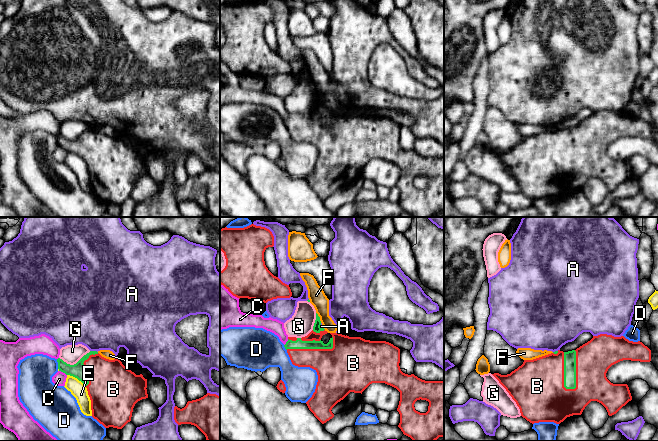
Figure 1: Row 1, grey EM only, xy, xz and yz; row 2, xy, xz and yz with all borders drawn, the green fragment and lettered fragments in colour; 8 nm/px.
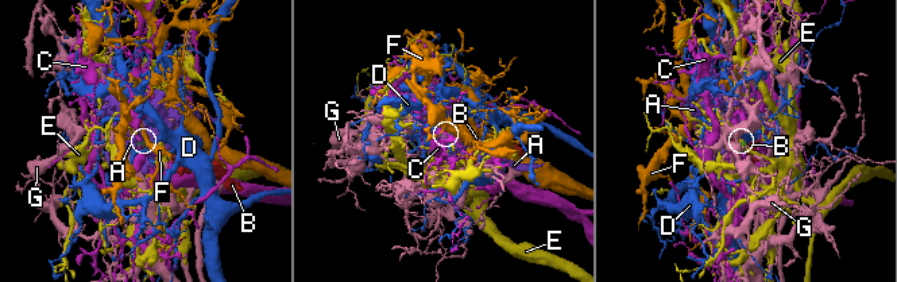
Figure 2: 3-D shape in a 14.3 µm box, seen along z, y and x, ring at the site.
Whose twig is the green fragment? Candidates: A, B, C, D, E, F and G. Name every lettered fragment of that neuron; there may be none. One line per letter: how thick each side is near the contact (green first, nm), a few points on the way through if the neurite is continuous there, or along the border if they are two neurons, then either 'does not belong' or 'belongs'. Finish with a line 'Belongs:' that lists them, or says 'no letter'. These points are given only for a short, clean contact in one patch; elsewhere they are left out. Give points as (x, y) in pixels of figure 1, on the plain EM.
A: 120 nm thick on the green side, 460 nm on the other; does not belong
B: 100 nm thick on the green side, 320 nm on the other; belongs
C: 120 nm thick on the green side, 110 nm on the other; does not belong
D: 120 nm thick on the green side, 280 nm on the other; border along xy (56, 135), (58, 144); does not belong
E: 120 nm thick on the green side, 120 nm on the other; does not belong
F: 60 nm thick on the green side, 140 nm on the other; border along xz (316, 88), (321, 98); does not belong
G: 120 nm thick on the green side, 160 nm on the other; does not belong
Belongs: B

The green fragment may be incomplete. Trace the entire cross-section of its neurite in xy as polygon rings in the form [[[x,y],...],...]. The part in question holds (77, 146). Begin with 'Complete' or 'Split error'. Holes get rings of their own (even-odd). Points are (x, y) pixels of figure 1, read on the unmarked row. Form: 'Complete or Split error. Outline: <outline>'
Split error. Outline: [[[90,127],[74,141],[67,140],[60,134],[57,138],[59,147],[77,154],[86,162],[91,176],[92,193],[105,204],[122,205],[131,197],[135,180],[148,174],[147,155],[142,150],[136,151],[127,145],[117,134],[109,136],[97,127]]]

